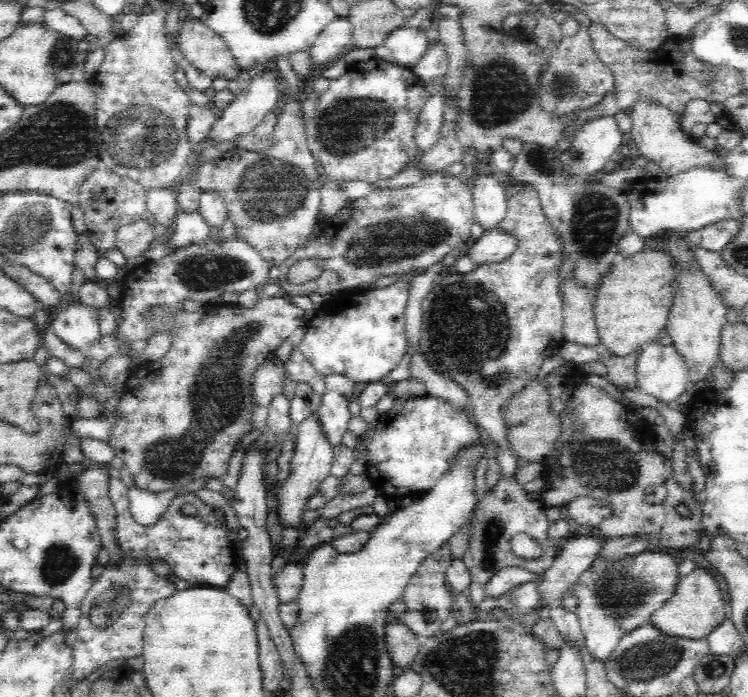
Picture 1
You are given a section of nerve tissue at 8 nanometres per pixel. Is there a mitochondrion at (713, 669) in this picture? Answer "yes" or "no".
yes

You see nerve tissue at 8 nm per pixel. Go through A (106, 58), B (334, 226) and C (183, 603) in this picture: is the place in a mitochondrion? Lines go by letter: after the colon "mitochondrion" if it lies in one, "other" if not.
A: other
B: other
C: other

